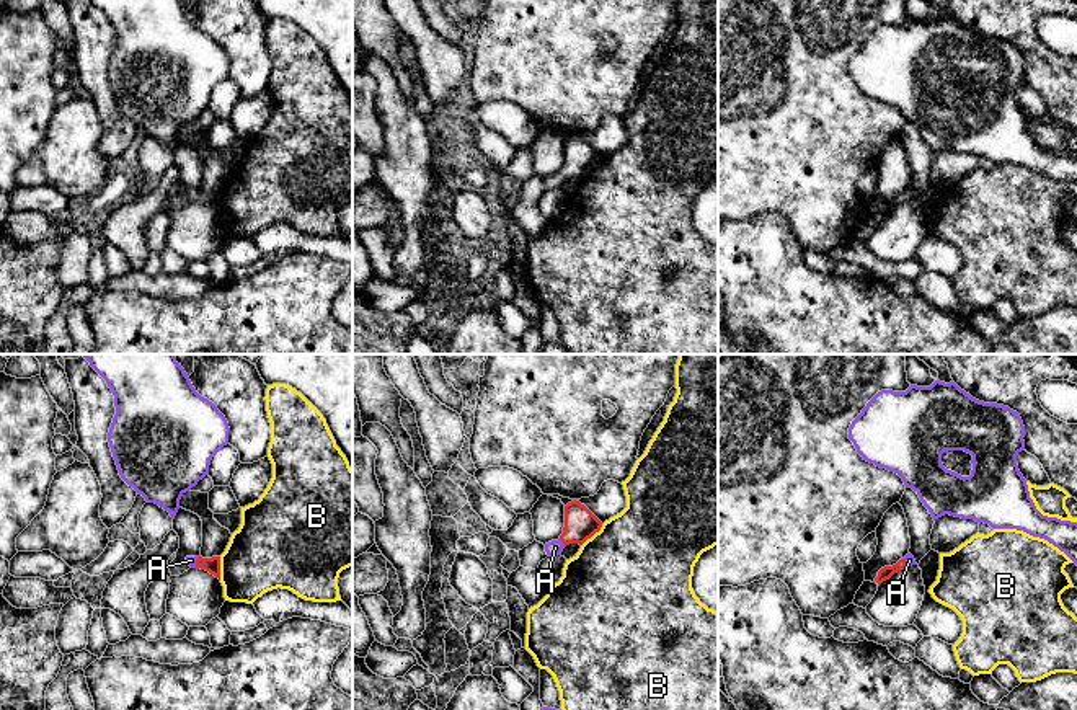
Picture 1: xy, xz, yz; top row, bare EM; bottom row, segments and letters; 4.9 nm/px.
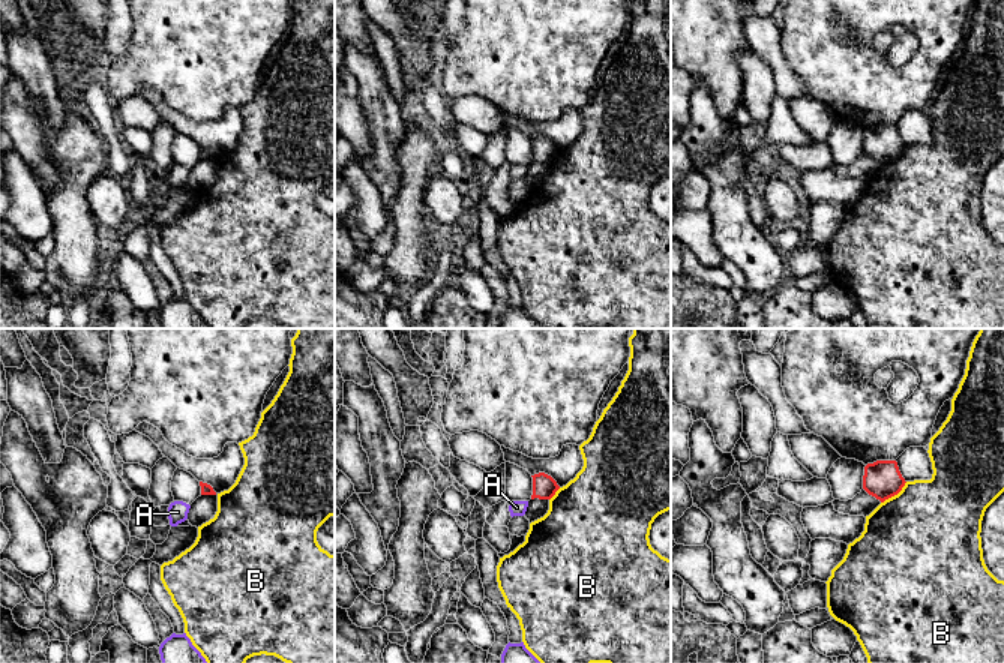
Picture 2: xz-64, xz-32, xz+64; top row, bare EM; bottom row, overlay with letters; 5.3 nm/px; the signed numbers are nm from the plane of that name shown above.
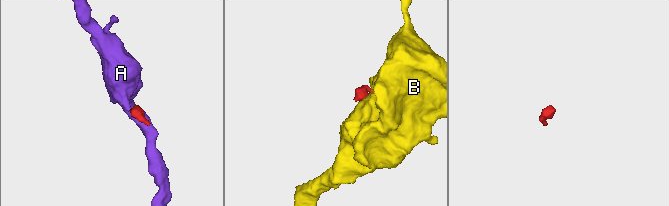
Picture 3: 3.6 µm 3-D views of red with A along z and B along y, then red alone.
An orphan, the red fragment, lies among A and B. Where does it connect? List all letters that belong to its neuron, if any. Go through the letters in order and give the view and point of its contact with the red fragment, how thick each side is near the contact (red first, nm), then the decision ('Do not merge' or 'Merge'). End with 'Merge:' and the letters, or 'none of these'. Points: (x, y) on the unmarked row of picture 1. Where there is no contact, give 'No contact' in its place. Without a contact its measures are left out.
A: Touches red at xz (562, 175). Thickness 160 nm (red) against 80 nm. Merge
B: Touches red at xz (593, 168). Thickness 160 nm (red) against 500 nm. Do not merge
Merge: A

